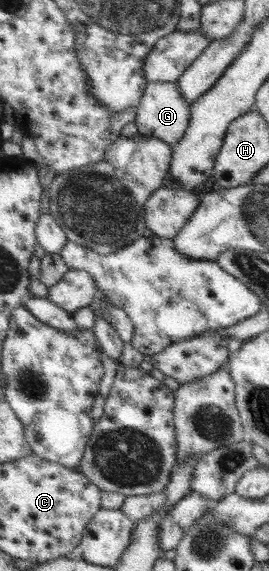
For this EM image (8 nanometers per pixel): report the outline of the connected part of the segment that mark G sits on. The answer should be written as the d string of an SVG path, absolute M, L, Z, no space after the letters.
M155 82L149 83L140 105L137 106L138 115L135 121L138 133L162 139L171 145L178 143L185 137L193 115L192 103L182 96L178 83Z

